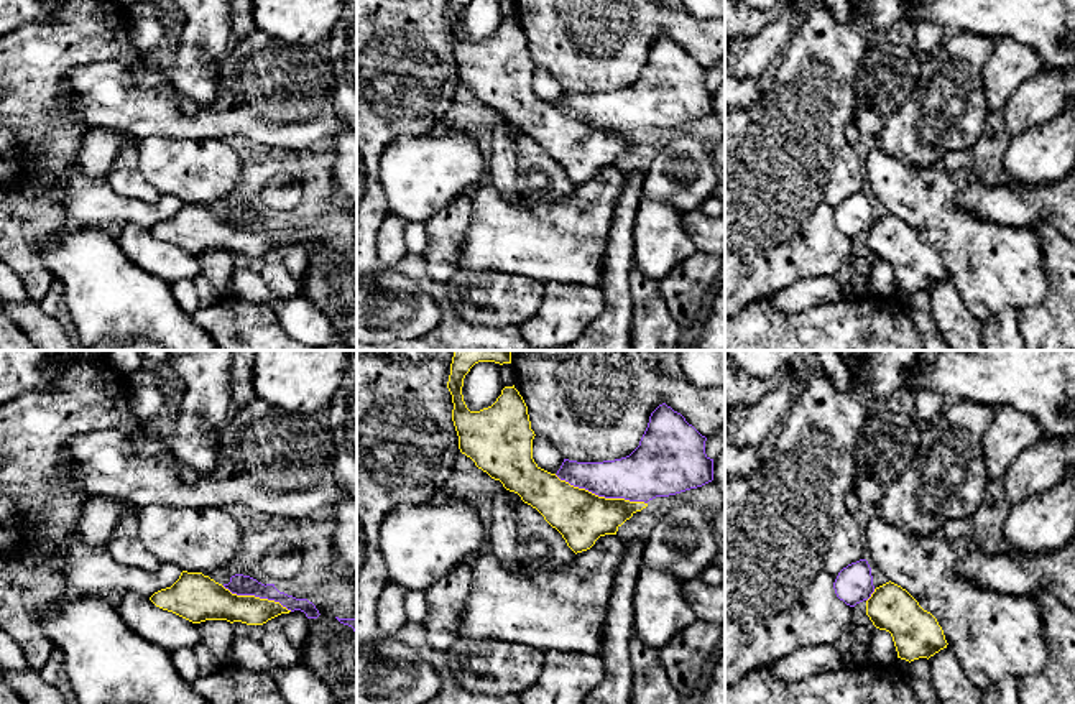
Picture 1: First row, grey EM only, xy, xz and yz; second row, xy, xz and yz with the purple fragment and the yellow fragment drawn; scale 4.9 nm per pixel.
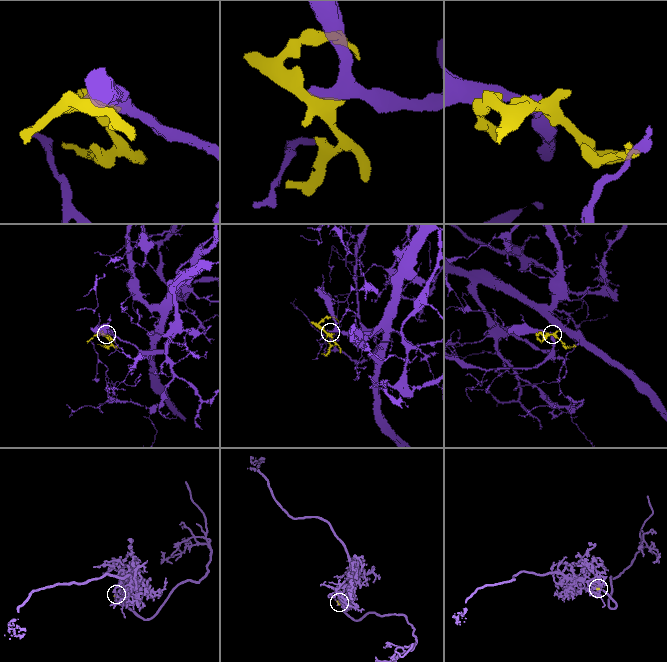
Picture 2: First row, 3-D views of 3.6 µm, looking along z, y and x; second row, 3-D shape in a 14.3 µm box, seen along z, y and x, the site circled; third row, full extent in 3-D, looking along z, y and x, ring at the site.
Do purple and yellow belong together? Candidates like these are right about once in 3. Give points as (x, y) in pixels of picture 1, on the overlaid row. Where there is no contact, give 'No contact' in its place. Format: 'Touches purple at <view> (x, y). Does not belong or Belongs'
Touches purple at xz (600, 495). Does not belong

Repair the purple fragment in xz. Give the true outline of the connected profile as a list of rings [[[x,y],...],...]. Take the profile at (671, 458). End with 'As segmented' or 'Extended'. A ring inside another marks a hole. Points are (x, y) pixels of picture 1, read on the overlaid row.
[[[662,403],[651,413],[639,446],[630,456],[603,462],[564,459],[556,475],[598,497],[648,503],[713,480],[705,441],[681,413]]]. As segmented

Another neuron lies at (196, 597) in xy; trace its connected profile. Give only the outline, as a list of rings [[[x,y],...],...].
[[[182,571],[171,587],[155,592],[150,600],[156,607],[173,612],[192,623],[227,620],[230,623],[263,625],[284,614],[283,633],[299,655],[304,650],[309,632],[309,618],[304,612],[291,612],[275,600],[232,594],[202,572]]]

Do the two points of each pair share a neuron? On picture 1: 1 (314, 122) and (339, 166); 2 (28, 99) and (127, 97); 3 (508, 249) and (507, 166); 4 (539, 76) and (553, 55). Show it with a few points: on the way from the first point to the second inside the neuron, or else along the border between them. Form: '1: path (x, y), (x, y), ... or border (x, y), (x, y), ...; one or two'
1: border (339, 132), (336, 152), (329, 158); two
2: border (91, 63), (76, 66), (66, 79), (84, 134); two
3: border (492, 185), (508, 199), (520, 201); two
4: border (536, 66), (543, 66), (564, 89); two

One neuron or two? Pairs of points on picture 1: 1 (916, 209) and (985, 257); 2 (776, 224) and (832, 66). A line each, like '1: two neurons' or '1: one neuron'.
1: one neuron
2: one neuron

